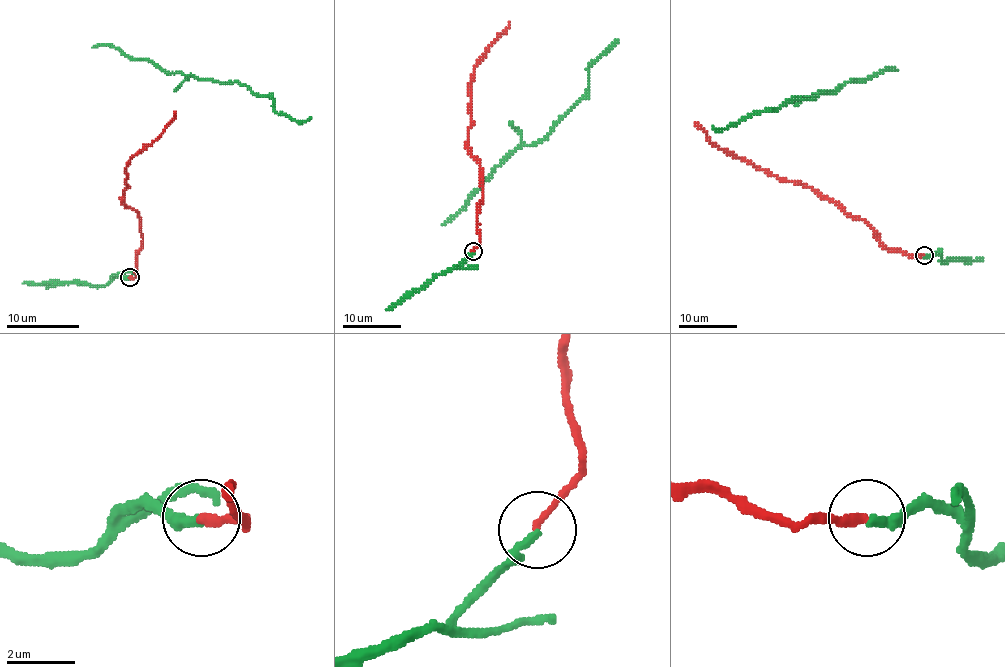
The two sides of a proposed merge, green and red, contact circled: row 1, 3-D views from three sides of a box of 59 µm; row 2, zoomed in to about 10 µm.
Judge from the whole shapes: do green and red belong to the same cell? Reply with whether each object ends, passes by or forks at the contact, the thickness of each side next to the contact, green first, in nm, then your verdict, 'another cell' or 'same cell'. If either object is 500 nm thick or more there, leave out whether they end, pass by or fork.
green ends there; red ends there; 280 nm thick on the green side, 220 nm on the other; same cell

